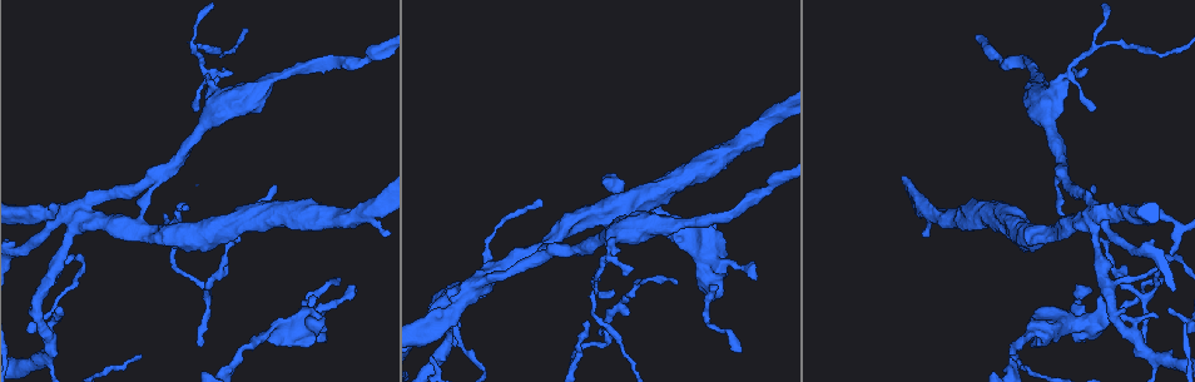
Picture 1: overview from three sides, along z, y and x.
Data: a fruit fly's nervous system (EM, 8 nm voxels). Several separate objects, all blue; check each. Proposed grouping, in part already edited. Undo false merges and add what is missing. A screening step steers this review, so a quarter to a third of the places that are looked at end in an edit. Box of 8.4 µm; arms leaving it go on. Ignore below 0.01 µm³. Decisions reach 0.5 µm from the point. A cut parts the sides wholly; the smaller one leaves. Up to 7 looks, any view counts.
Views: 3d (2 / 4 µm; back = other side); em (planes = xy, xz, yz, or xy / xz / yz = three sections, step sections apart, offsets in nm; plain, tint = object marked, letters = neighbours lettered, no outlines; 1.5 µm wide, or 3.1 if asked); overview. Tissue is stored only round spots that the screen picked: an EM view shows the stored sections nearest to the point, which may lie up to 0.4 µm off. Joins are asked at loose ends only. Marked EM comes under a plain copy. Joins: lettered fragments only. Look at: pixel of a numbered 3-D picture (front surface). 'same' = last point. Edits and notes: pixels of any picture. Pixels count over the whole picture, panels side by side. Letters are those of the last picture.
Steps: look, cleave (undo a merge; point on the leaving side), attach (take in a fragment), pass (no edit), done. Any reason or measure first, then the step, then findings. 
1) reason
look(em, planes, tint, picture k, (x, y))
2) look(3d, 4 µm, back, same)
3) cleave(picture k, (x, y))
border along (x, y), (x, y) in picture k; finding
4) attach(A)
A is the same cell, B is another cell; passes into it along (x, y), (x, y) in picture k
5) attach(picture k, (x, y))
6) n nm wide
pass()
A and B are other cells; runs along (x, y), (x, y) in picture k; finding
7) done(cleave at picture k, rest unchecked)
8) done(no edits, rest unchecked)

tapers out
look(3d, 4 µm, picture 1, (589, 322))

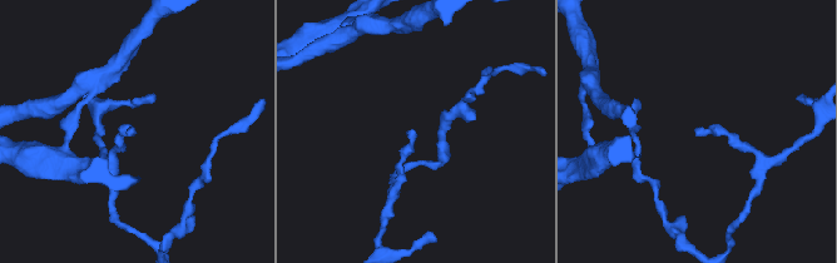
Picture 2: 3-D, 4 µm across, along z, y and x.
look(em, planes, letters, picture 2, (133, 129))

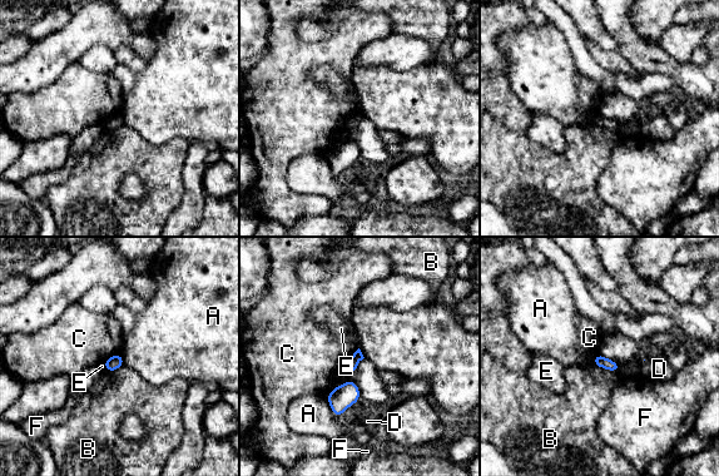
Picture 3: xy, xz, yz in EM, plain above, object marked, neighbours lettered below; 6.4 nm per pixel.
pass()
A, B, C, D, E and F are other cells; border along (325, 397), (331, 412), (341, 417) in picture 3; no lettered fragment goes on from it

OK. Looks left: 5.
tapers out
look(em, xz, step 8, letters, picture 1, (598, 334))

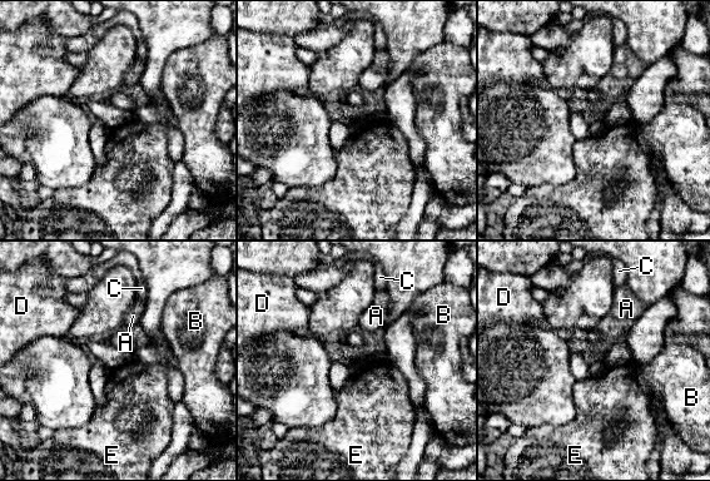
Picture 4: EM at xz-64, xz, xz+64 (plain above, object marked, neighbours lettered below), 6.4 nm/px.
another direction
look(em, planes, letters, same)

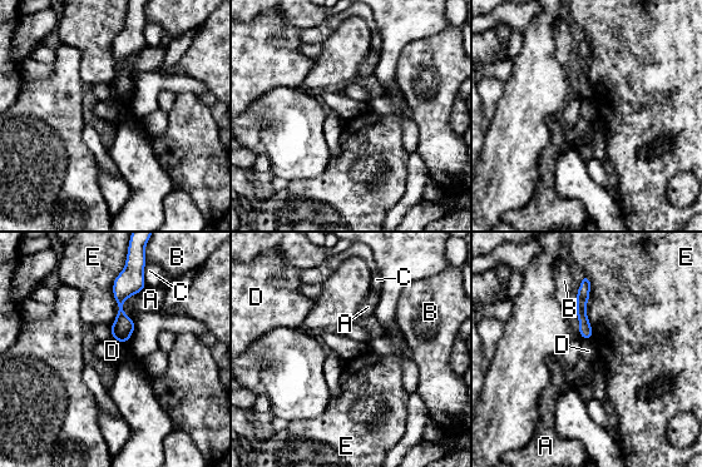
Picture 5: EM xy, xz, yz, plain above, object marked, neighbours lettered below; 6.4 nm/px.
90 nm wide; E touches over 550 nm
pass()
A, B, C, D and E are other cells; none of them fits

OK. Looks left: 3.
free end
look(em, yz, step 4, tint, picture 1, (138, 354))

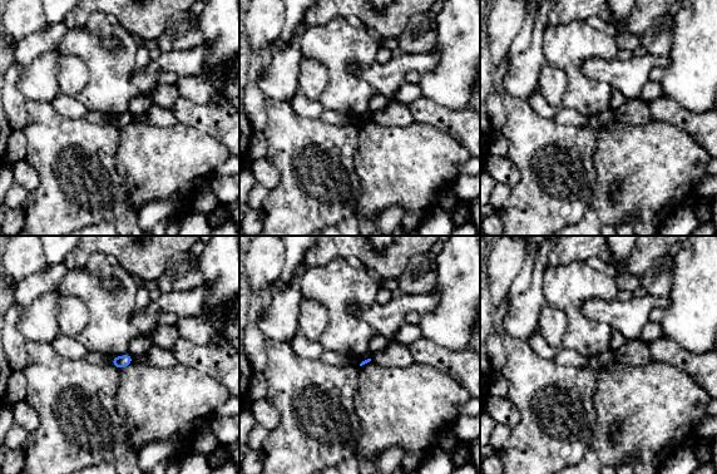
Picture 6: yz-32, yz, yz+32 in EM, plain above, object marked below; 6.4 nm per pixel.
look(em, planes, letters, same)

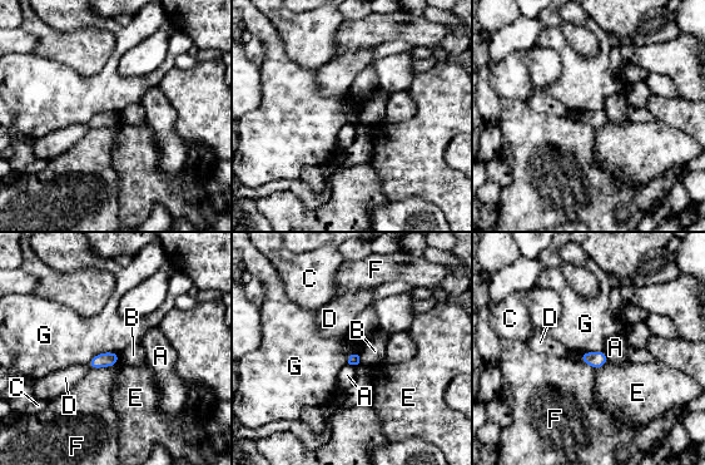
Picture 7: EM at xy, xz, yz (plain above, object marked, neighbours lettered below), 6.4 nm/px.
G touches over 220 nm
pass()
A, B, C, D, E, F and G are other cells; border along (118, 352), (98, 352), (87, 362) in picture 7; none of them fits

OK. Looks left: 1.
done(no edits, rest unchecked)

